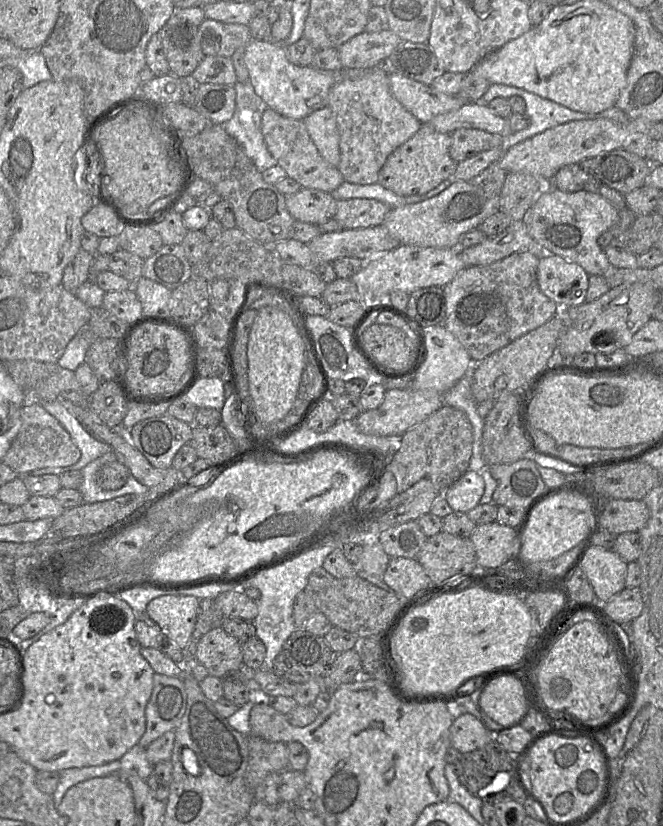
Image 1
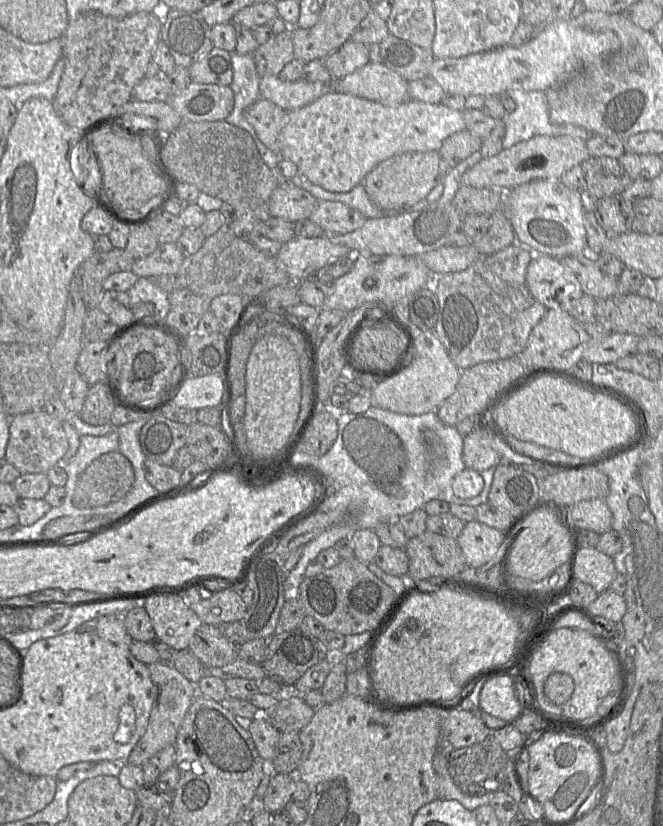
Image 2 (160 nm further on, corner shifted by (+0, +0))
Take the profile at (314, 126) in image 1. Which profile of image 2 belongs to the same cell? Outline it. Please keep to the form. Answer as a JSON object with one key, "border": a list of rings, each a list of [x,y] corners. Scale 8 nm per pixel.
{"border":[[[329,90],[324,95],[299,109],[288,111],[287,123],[280,133],[280,156],[282,159],[292,161],[299,169],[302,177],[330,192],[348,192],[361,184],[368,173],[382,161],[406,152],[438,151],[442,143],[455,132],[466,129],[463,111],[451,109],[441,103],[425,103],[416,100],[407,100],[397,105],[384,105],[376,101],[360,98],[348,93]]]}

